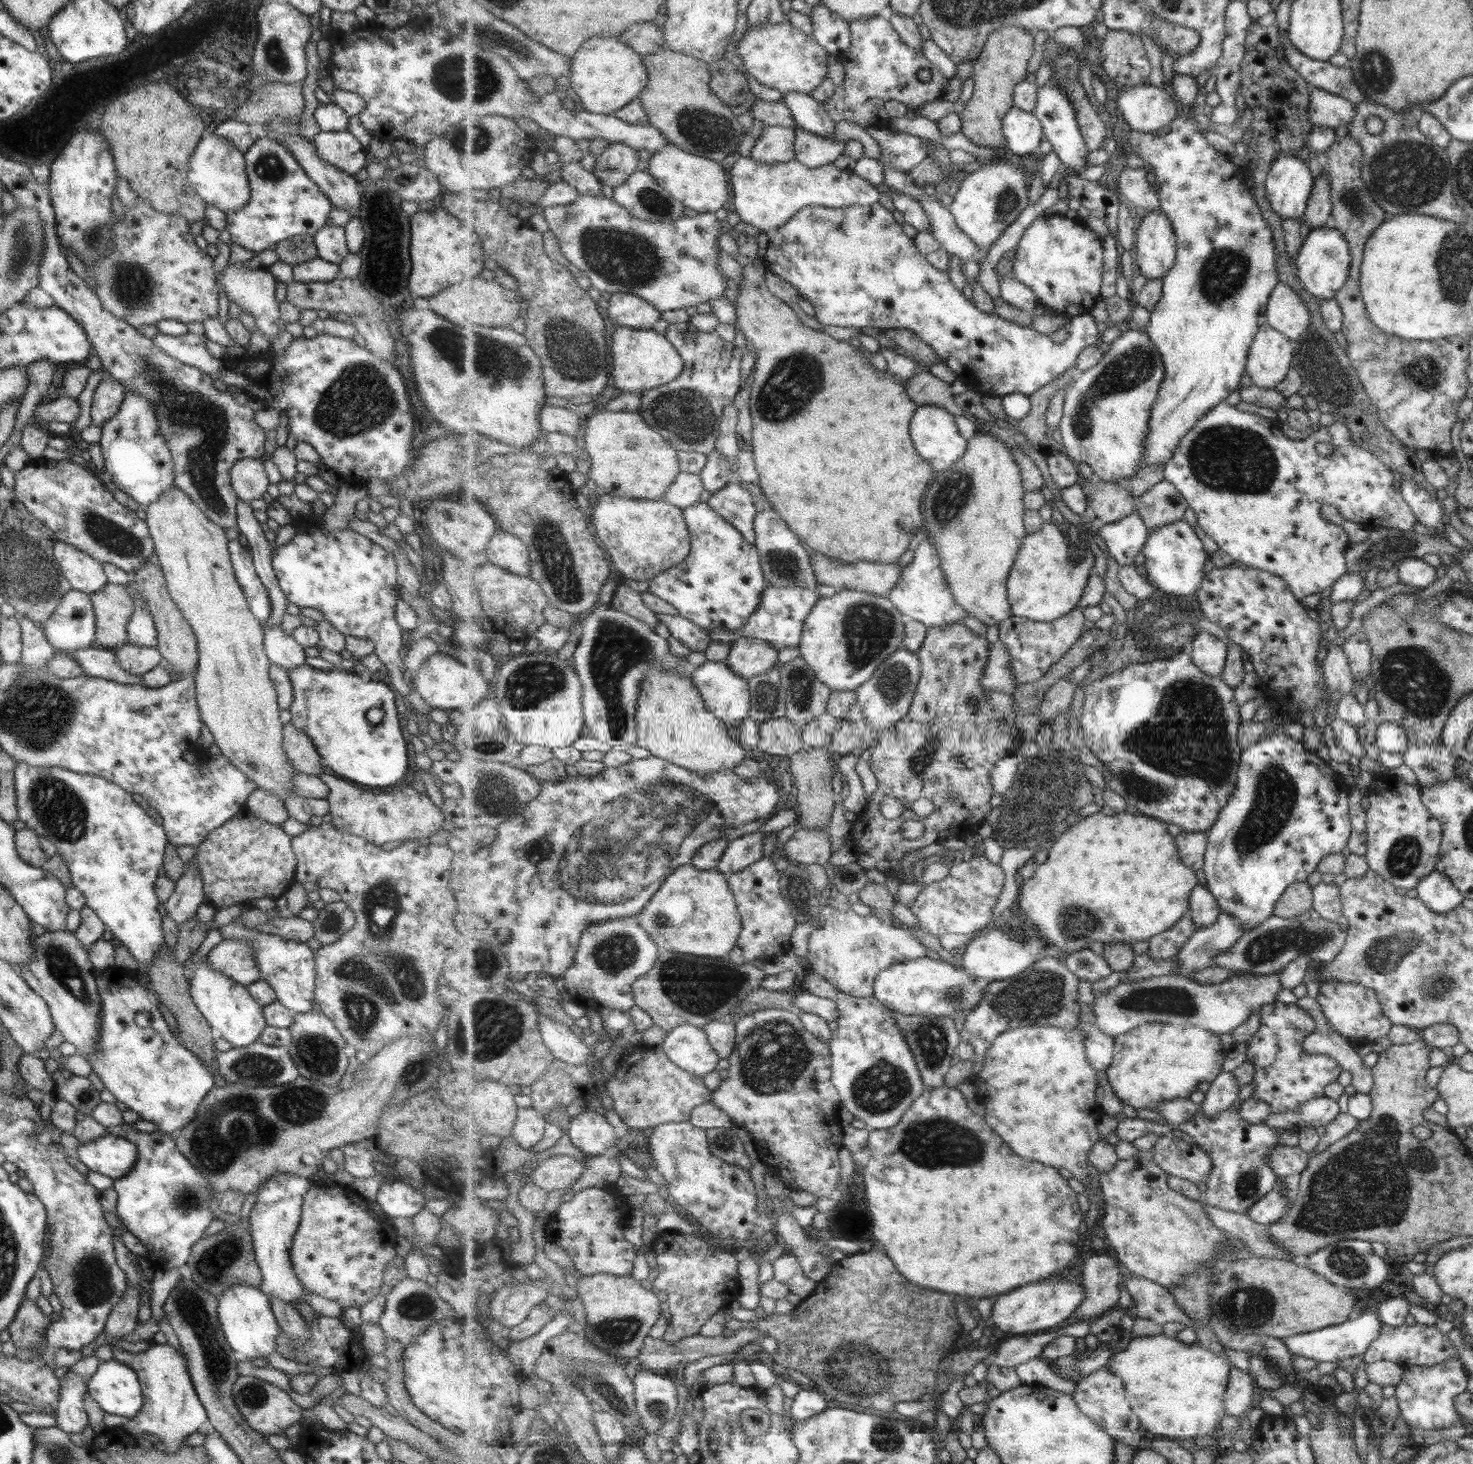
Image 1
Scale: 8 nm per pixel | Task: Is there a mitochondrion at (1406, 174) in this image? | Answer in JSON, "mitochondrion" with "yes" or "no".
{"mitochondrion":"yes"}

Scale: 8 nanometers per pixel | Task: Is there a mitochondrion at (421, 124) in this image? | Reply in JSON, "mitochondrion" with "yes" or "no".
{"mitochondrion":"no"}

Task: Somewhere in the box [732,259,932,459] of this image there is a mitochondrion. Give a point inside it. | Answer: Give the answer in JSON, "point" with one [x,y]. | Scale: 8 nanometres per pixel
{"point":[787,390]}

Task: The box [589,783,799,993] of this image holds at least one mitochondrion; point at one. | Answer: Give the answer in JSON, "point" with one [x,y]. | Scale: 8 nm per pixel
{"point":[660,919]}

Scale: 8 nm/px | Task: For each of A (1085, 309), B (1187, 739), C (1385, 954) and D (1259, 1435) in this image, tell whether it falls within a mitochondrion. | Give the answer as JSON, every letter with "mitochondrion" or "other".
{"A":"other","B":"mitochondrion","C":"mitochondrion","D":"other"}

